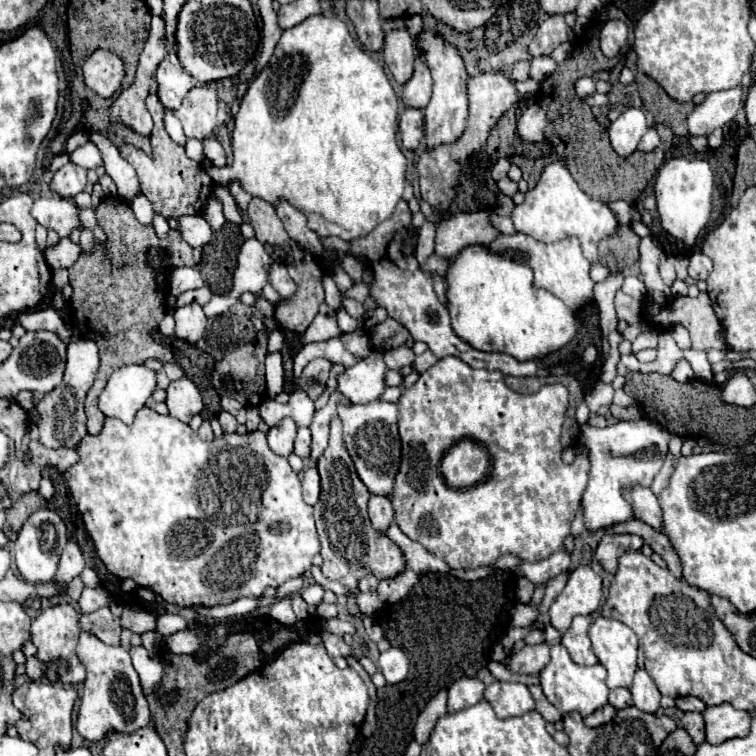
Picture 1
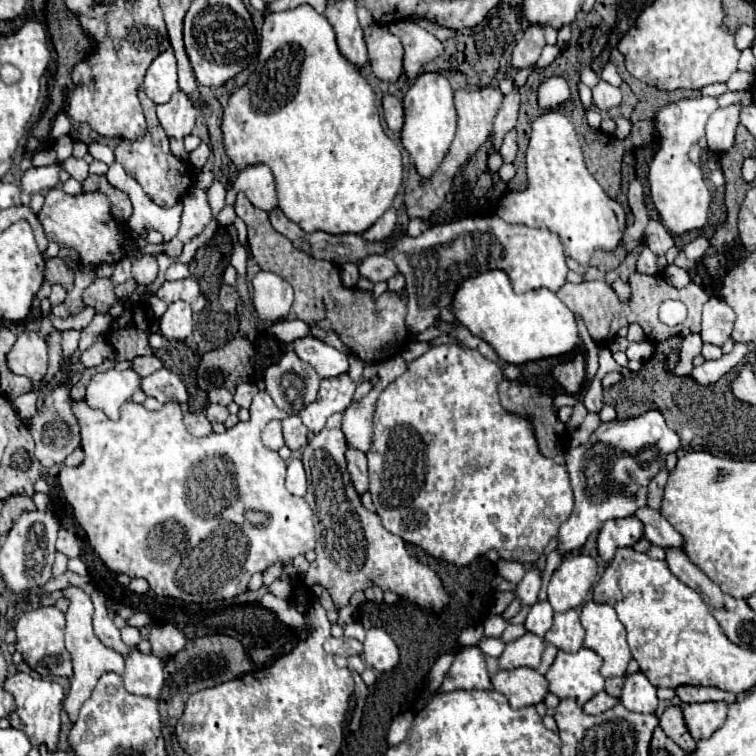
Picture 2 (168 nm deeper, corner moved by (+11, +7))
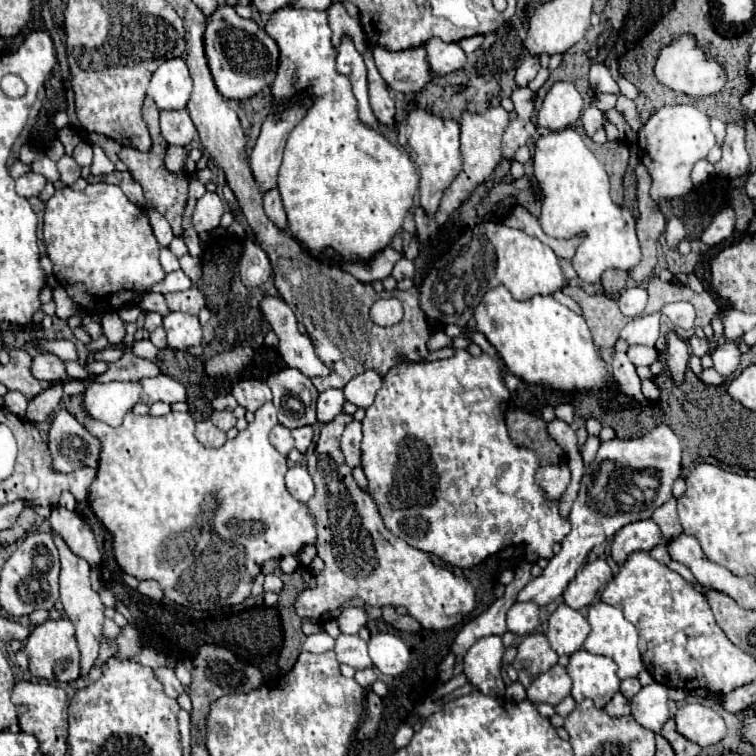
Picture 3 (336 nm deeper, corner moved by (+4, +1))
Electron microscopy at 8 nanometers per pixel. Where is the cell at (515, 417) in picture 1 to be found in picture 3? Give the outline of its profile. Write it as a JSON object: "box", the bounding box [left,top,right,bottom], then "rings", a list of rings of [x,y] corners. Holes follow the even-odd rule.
{"box":[362,349,570,567],"rings":[[[458,349],[452,357],[448,359],[440,359],[440,361],[432,361],[432,363],[414,363],[414,361],[404,361],[400,365],[396,365],[394,369],[390,369],[384,377],[382,389],[378,391],[374,403],[366,409],[366,417],[362,421],[362,469],[364,475],[368,479],[368,491],[374,499],[374,503],[378,505],[378,511],[384,519],[384,525],[400,539],[404,539],[408,545],[438,555],[442,561],[454,565],[454,567],[472,567],[478,565],[480,561],[484,561],[486,557],[498,553],[500,549],[508,547],[508,545],[524,545],[526,551],[526,559],[530,563],[536,563],[538,559],[550,559],[554,555],[554,545],[562,543],[562,539],[568,535],[570,521],[568,517],[562,517],[558,511],[558,501],[550,501],[546,499],[544,491],[540,489],[540,485],[536,483],[536,471],[540,467],[540,461],[536,457],[536,453],[528,447],[518,447],[512,443],[506,423],[504,423],[504,413],[508,409],[508,389],[504,385],[502,379],[502,369],[500,363],[490,357],[488,353],[480,353],[478,357],[470,355],[464,349]]]}

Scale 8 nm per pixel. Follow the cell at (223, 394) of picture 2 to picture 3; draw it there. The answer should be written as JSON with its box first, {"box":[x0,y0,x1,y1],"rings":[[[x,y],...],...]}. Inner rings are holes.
{"box":[212,395,238,411],"rings":[[[222,395],[222,397],[216,397],[216,399],[212,401],[212,407],[214,407],[216,411],[234,411],[236,405],[238,405],[238,403],[236,403],[236,399],[234,399],[232,395]]]}

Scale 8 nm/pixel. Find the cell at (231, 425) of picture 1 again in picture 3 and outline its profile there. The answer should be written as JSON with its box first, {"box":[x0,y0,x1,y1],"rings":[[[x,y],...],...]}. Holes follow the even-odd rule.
{"box":[210,411,236,431],"rings":[[[214,411],[210,419],[222,431],[228,431],[228,429],[232,429],[236,425],[236,417],[230,411]]]}

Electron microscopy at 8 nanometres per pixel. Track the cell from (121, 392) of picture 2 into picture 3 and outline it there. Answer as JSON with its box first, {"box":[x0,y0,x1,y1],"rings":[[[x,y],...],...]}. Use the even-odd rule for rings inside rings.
{"box":[84,381,140,427],"rings":[[[112,381],[90,383],[84,393],[86,411],[112,427],[120,427],[122,417],[140,401],[140,383],[136,381]]]}

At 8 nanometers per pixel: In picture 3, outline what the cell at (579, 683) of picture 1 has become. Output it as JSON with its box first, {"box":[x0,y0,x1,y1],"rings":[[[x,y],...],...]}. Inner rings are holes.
{"box":[566,649,620,709],"rings":[[[582,649],[570,657],[566,671],[572,679],[574,701],[592,699],[596,707],[602,709],[620,689],[620,679],[616,677],[616,663],[610,657],[592,655]]]}

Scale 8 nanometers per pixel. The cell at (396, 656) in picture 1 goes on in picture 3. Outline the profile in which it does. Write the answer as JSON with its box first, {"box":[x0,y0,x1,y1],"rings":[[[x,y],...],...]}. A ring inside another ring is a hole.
{"box":[370,633,410,675],"rings":[[[378,633],[370,639],[370,659],[384,675],[400,675],[410,661],[406,643],[392,633]]]}

